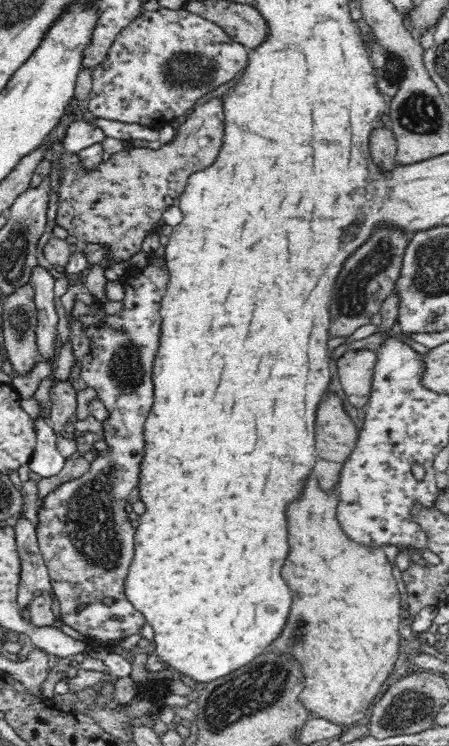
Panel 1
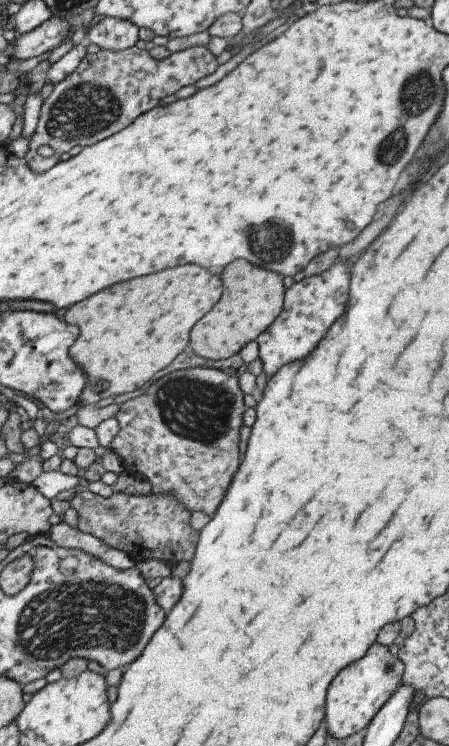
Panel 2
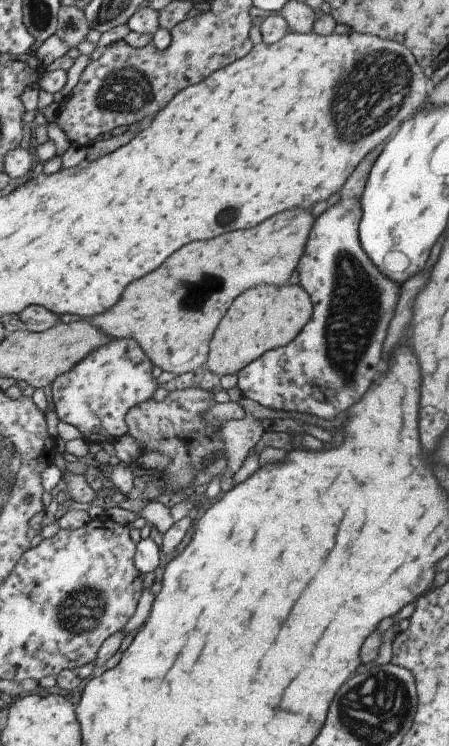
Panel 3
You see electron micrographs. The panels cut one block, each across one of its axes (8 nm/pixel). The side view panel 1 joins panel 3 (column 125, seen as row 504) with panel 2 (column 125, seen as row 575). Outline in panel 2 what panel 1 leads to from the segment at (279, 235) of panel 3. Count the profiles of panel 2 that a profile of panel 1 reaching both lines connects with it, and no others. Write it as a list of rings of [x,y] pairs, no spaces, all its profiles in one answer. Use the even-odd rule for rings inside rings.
[[[195,264],[175,266],[157,274],[135,278],[105,288],[65,310],[63,320],[79,328],[79,338],[68,350],[69,358],[85,372],[85,386],[77,398],[78,406],[95,405],[99,400],[133,392],[153,378],[153,372],[167,366],[189,340],[189,330],[221,296],[221,280]]]

